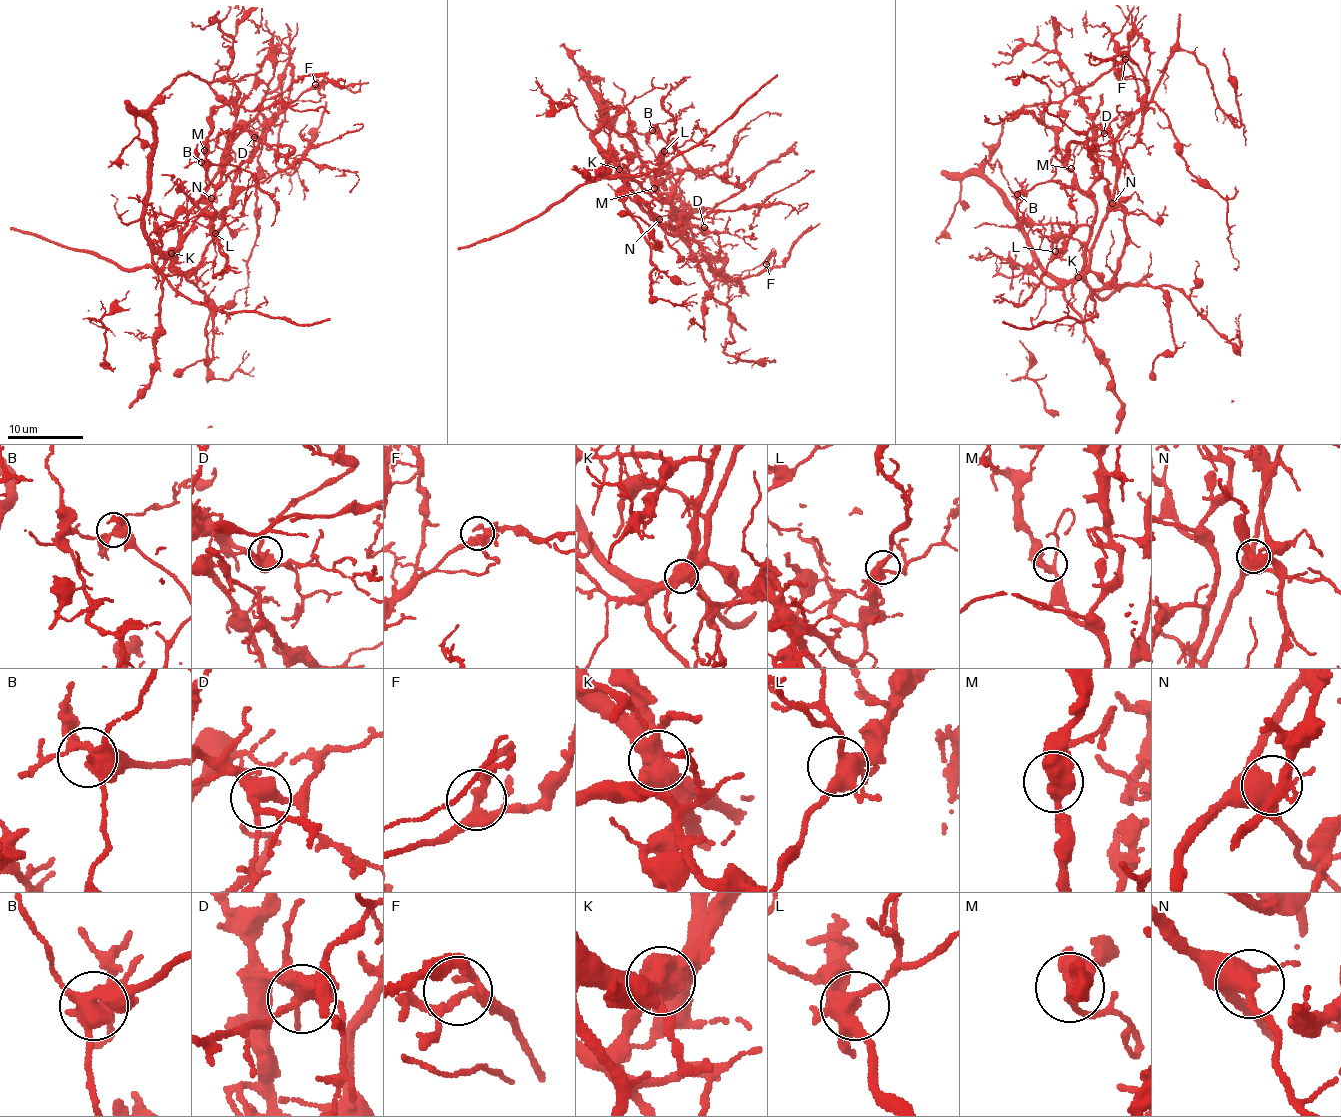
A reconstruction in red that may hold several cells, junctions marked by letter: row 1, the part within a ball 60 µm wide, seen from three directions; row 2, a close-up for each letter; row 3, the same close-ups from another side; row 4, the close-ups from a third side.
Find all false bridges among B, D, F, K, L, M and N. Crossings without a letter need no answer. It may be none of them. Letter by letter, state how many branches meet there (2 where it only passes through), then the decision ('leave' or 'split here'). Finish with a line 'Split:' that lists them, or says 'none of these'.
B: branches 5; leave
D: branches 4; leave
F: branches 5; leave
K: branches 4; split here
L: branches 4; leave
M: branches 3; leave
N: branches 5; leave
Split: K

